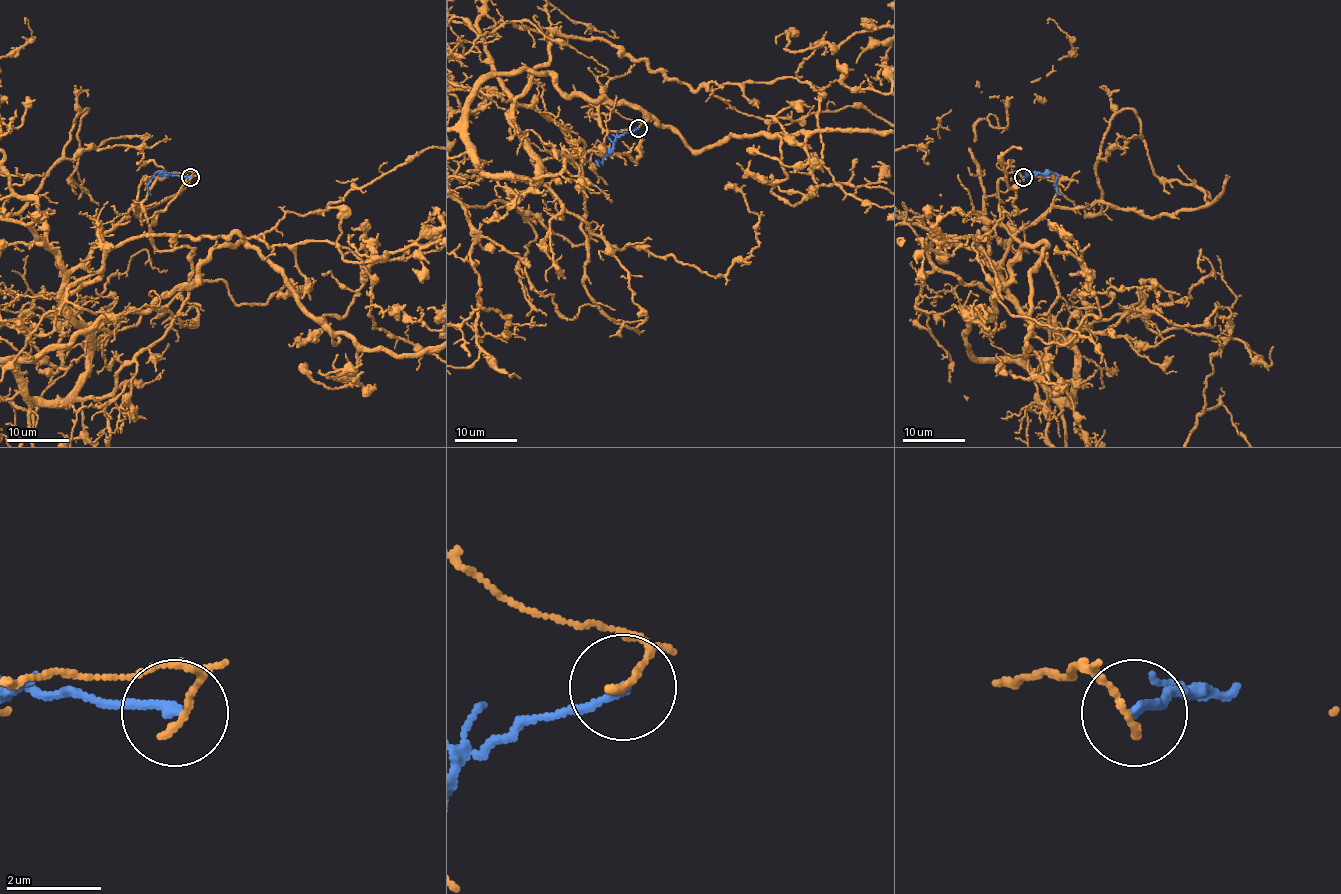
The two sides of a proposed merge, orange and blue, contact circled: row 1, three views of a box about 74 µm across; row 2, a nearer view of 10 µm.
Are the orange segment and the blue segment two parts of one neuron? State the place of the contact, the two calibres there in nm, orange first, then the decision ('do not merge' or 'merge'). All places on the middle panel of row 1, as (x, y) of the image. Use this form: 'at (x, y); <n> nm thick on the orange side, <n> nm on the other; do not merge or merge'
at (638, 128); 160 nm thick on the orange side, 190 nm on the other; do not merge

